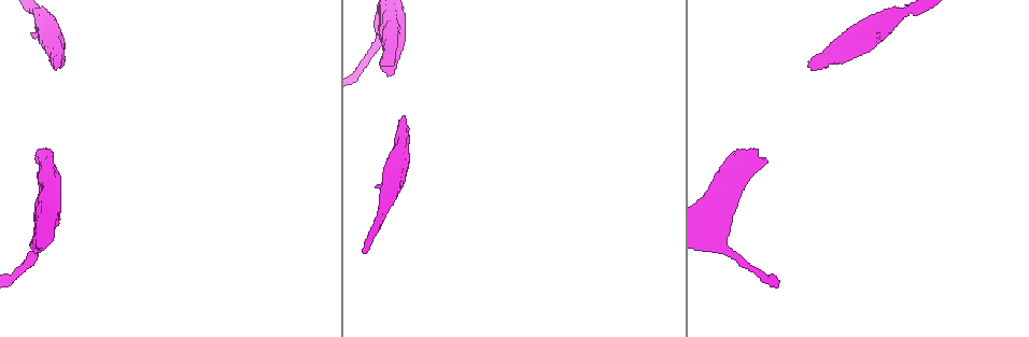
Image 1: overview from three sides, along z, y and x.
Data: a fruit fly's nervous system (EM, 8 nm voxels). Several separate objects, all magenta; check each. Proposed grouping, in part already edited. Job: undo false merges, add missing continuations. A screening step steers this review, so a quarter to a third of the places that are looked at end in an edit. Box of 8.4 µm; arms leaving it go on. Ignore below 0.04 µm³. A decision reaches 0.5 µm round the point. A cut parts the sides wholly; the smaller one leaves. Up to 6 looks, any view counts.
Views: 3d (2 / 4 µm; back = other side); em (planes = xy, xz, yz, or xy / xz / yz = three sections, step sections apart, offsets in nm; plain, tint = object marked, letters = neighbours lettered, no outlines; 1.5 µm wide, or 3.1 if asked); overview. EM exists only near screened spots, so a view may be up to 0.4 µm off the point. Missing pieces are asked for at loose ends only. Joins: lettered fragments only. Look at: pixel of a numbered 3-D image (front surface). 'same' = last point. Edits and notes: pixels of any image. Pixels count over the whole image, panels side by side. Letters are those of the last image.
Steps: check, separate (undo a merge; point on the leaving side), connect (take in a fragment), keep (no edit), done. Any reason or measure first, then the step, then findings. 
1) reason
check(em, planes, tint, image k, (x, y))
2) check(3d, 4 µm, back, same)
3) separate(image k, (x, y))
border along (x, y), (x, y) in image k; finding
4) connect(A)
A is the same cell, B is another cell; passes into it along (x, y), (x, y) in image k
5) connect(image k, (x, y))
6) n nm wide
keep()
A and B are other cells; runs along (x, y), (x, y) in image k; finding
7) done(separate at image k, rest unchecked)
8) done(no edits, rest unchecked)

check(3d, 2 µm, image 1, (387, 198))

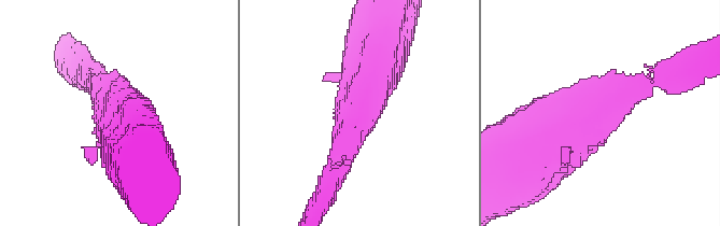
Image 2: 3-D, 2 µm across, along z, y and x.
arms of 220, 550 nm; shape alone is not enough
check(em, xz, step 4, tint, image 2, (113, 112))

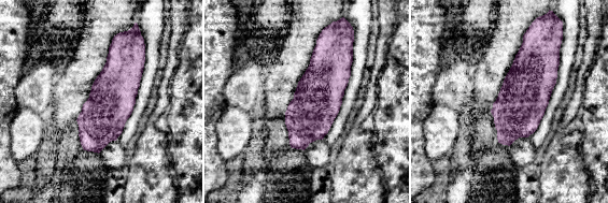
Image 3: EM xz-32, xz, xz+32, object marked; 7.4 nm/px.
check(em, planes, letters, same)

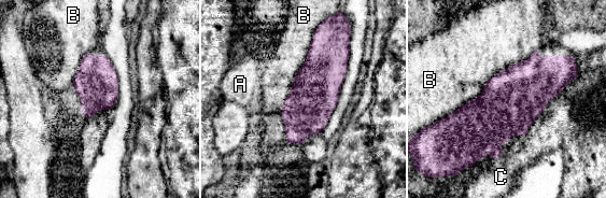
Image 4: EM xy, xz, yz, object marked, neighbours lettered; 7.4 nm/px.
360 nm wide
keep()
A, B and C are other cells; border along (537, 50), (439, 119) in image 4; continuous, no second neuron

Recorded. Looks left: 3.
stops while still wide
check(em, xy, step 8, letters, image 1, (764, 159))

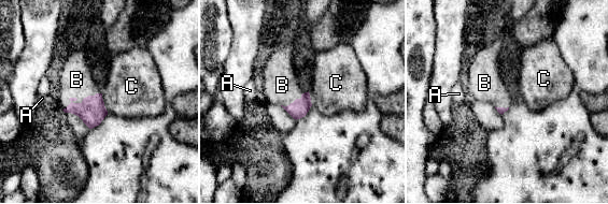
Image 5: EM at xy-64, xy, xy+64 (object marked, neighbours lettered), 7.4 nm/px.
connect(B)
B is the same cell, A and C are other cells; passes into it along (92, 111), (83, 100), (76, 79) in image 5; the neuron continues

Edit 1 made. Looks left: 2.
branch stops here
check(em, planes, letters, image 1, (59, 67))

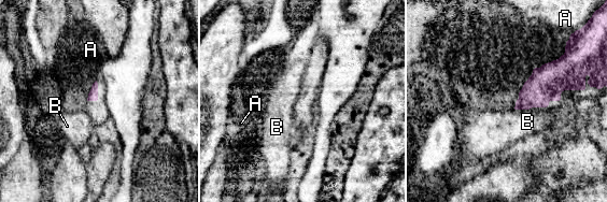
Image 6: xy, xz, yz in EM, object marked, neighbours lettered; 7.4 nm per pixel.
keep()
A and B are other cells; border along (516, 109), (528, 110) in image 6; none of them fits

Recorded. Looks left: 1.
done(connect at image 5, rest unchecked)

